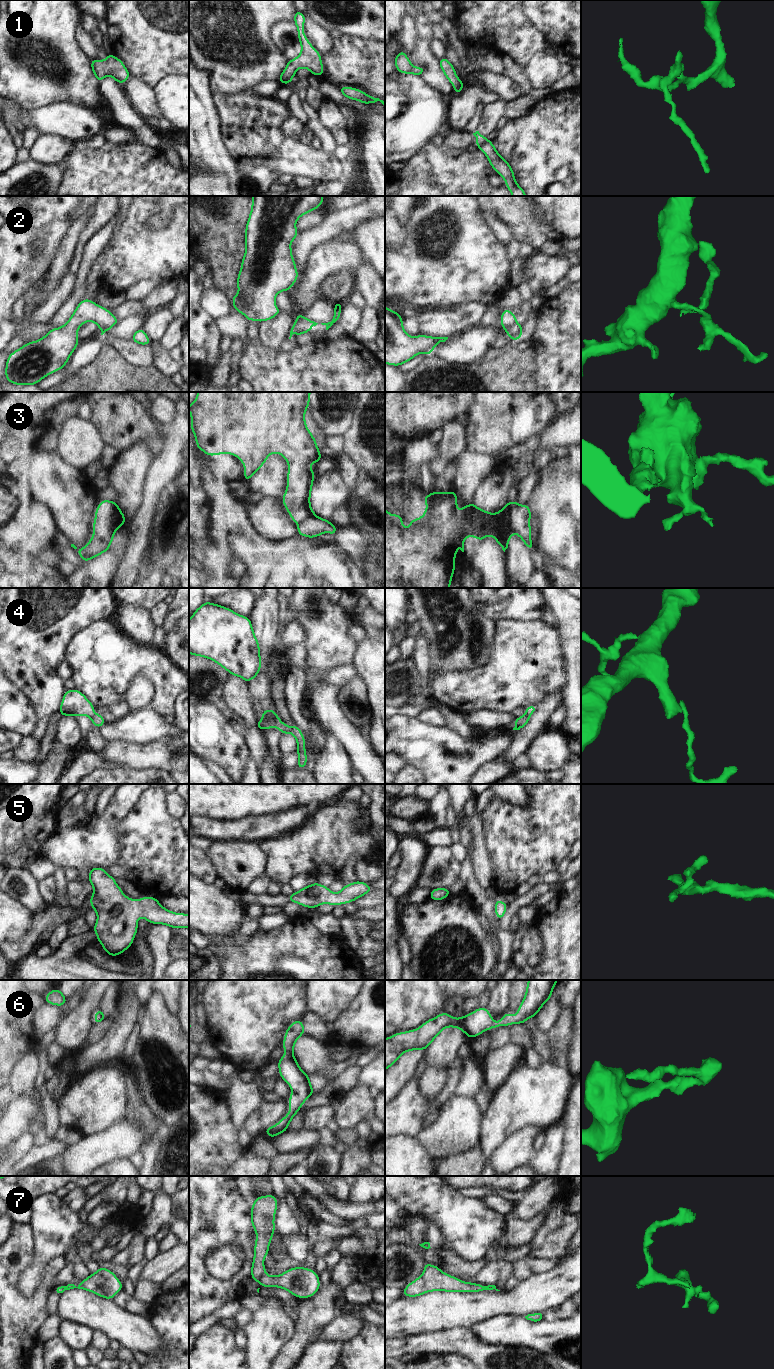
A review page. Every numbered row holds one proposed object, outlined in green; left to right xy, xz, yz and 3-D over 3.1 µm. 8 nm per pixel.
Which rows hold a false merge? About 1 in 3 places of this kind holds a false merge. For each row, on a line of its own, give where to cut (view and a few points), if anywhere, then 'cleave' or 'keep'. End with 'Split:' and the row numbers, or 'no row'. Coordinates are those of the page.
1: no cut | keep
2: yz (516, 322), (505, 330) | cleave
3: yz (519, 505), (510, 513), (510, 528), (513, 532) | cleave
4: xz (289, 727), (291, 732) | cleave
5: no cut | keep
6: no cut | keep
7: xz (265, 1272), (259, 1282) | cleave
Split: 2, 3, 4, 7

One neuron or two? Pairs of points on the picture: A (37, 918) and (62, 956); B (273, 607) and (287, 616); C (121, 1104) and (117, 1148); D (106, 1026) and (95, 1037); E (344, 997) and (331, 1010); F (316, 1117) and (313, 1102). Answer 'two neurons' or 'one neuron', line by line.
A: two neurons
B: two neurons
C: two neurons
D: one neuron
E: one neuron
F: two neurons

